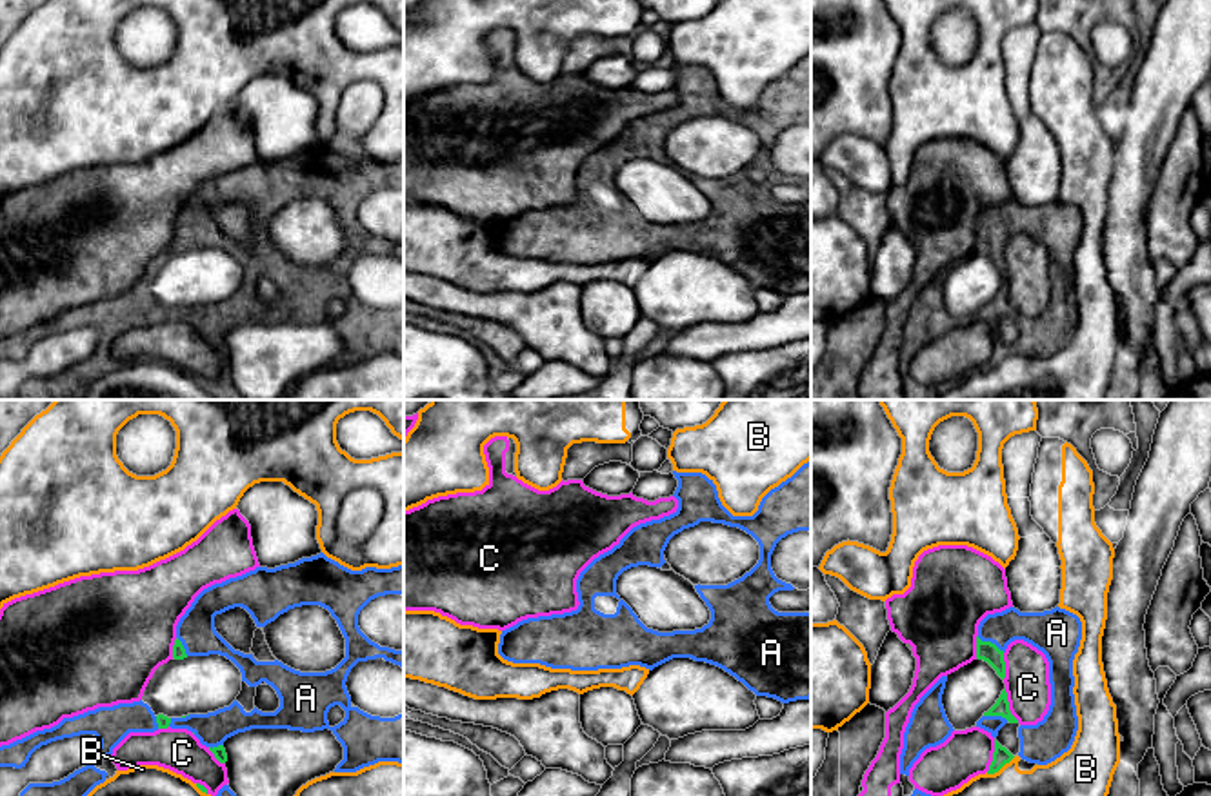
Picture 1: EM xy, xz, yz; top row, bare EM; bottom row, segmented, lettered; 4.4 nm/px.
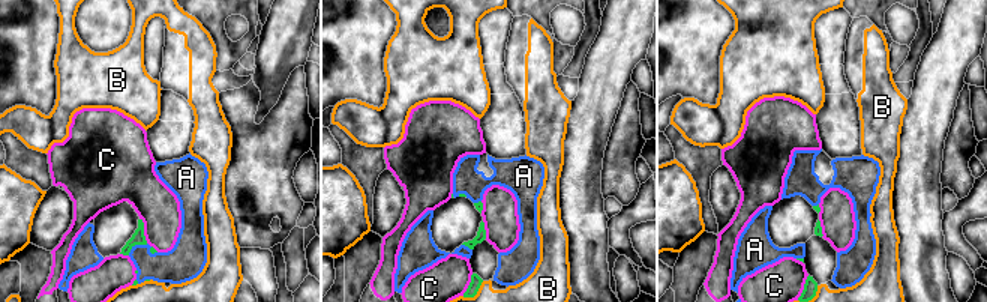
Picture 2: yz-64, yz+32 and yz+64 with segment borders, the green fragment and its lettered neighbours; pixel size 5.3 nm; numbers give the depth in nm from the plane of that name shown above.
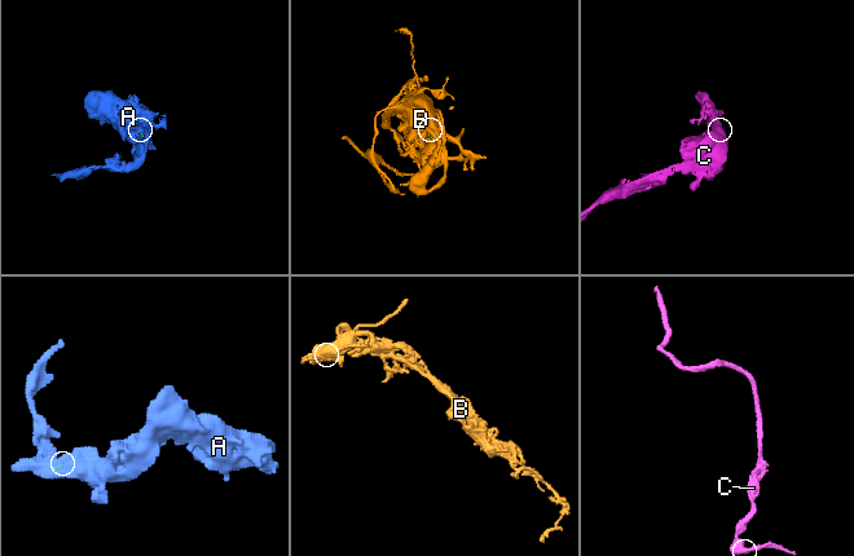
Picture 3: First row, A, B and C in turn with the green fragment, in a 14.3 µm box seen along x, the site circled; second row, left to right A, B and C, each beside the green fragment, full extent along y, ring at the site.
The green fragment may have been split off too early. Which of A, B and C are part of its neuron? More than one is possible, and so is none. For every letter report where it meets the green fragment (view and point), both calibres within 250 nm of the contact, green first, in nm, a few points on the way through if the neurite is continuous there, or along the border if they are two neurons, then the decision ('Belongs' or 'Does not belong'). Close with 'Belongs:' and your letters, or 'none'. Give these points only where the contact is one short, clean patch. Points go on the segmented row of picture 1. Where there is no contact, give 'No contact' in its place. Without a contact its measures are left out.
A: Touches green at yz (990, 642). Thickness 90 nm (green) against 160 nm. Belongs
B: Touches green at yz (1000, 767). Thickness 80 nm (green) against 150 nm. Does not belong
C: Touches green at yz (1008, 706). Thickness 70 nm (green) against 200 nm. Does not belong
Belongs: A

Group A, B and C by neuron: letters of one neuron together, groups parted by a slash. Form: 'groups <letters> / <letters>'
groups A / B / C

